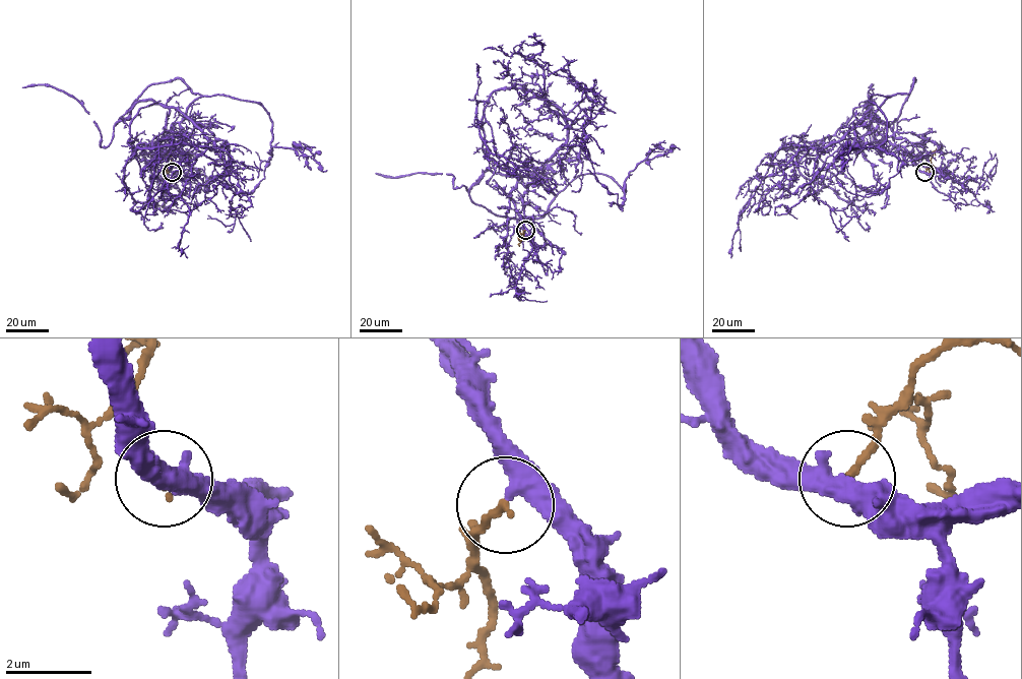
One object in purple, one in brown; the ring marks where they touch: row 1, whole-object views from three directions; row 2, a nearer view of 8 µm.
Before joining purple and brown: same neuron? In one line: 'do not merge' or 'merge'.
merge

